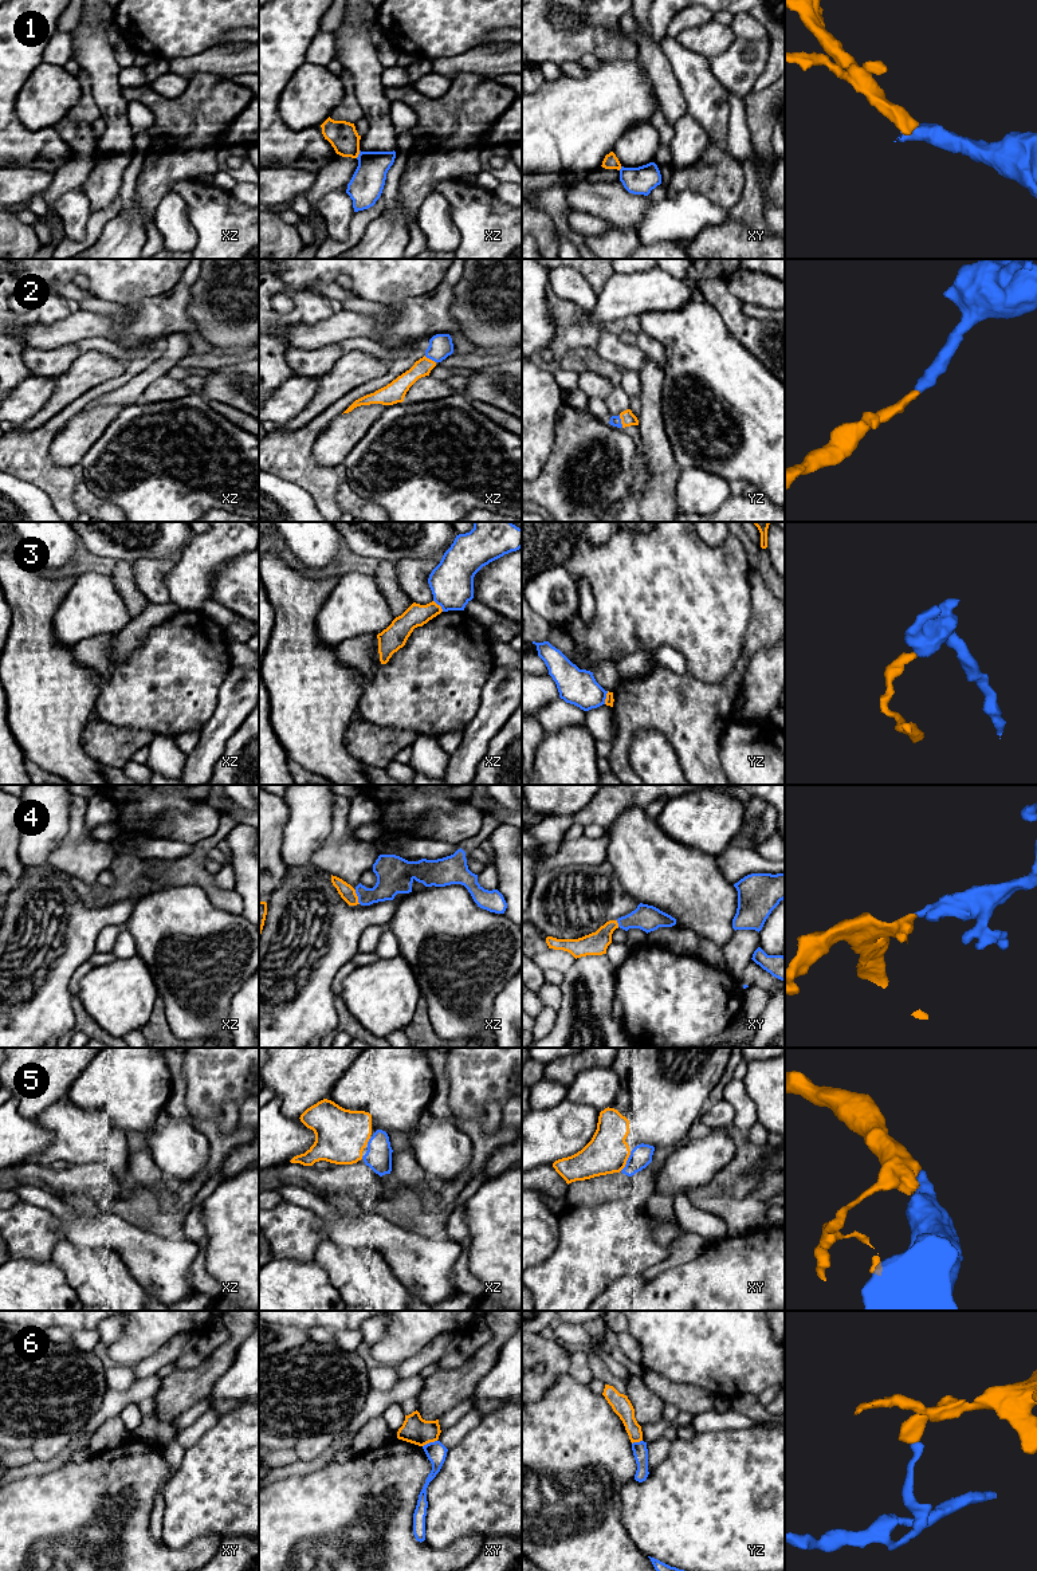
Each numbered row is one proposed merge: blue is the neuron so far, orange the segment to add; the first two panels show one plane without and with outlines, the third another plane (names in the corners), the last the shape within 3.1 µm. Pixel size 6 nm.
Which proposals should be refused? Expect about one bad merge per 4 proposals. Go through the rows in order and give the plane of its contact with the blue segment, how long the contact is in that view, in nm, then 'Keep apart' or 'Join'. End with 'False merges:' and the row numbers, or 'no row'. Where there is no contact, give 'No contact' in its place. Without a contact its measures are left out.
1: Touches blue in xz. Shared border 50 nm. Keep apart
2: Touches blue in yz. Shared border 80 nm. Join
3: Touches blue in xz. Shared border 90 nm. Keep apart
4: Touches blue in xz. Shared border 90 nm. Join
5: Touches blue in xy. Shared border 140 nm. Join
6: Touches blue in xy. Shared border 100 nm. Keep apart
False merges: 1, 3, 6

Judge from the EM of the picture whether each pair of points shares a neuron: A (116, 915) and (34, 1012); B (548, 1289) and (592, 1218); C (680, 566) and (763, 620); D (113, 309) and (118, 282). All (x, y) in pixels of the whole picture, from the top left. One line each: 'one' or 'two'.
A: one
B: one
C: two
D: two

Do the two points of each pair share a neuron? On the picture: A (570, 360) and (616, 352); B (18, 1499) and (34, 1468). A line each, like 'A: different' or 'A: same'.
A: different
B: different

